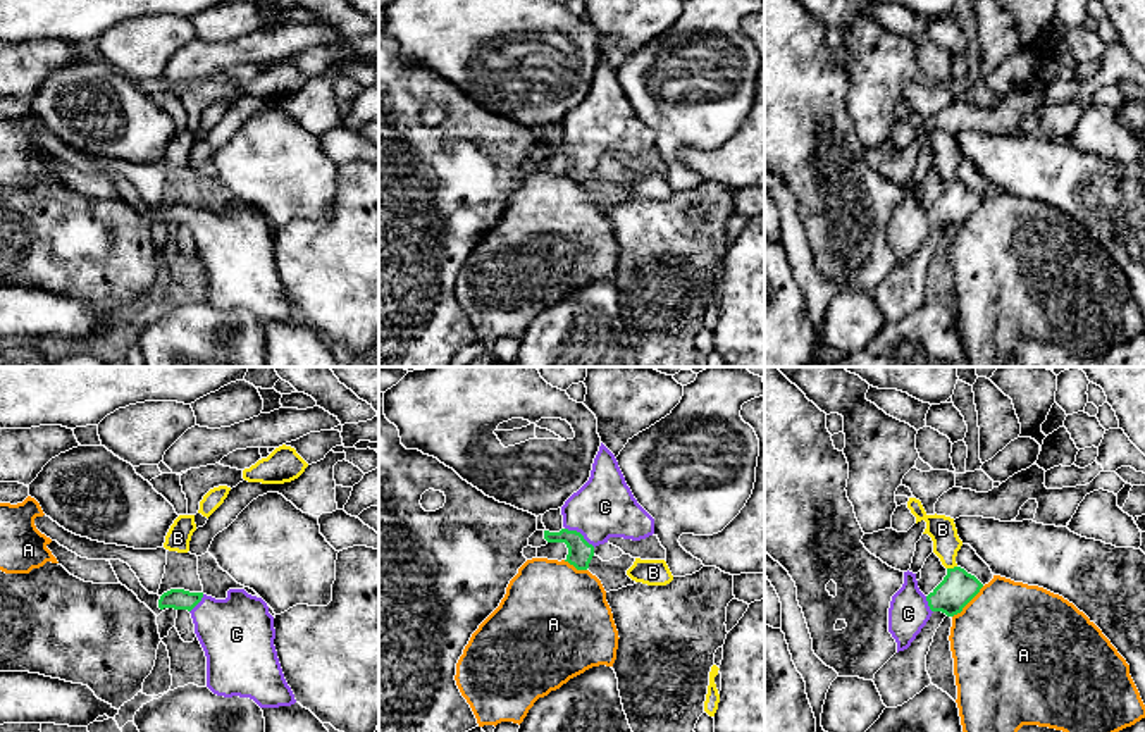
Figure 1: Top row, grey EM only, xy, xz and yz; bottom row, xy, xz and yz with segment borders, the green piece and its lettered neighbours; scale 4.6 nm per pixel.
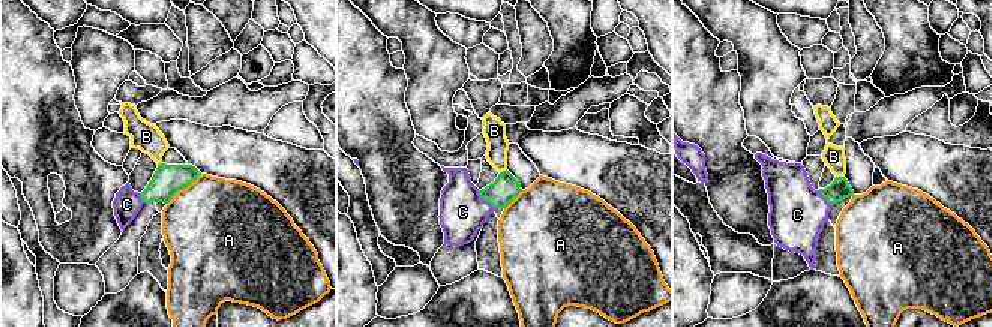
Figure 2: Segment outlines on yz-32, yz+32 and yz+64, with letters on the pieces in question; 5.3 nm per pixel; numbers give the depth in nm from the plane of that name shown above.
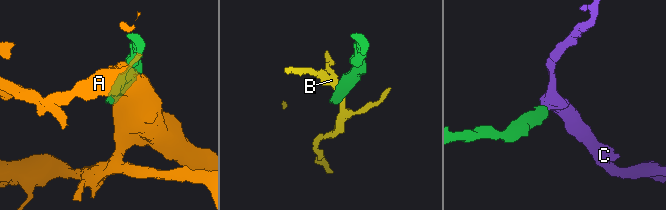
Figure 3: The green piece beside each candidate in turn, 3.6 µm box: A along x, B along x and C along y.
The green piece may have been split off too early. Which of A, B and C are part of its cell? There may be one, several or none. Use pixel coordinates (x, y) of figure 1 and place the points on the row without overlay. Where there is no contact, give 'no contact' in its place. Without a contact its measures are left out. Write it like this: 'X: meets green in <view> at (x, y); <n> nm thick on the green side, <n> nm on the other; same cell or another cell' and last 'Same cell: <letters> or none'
A: meets green in yz at (968, 216); 160 nm thick on the green side, 500 nm on the other; another cell
B: meets green in yz at (951, 183); 160 nm thick on the green side, 130 nm on the other; another cell
C: meets green in xz at (581, 148); 120 nm thick on the green side, 280 nm on the other; same cell
Same cell: C

